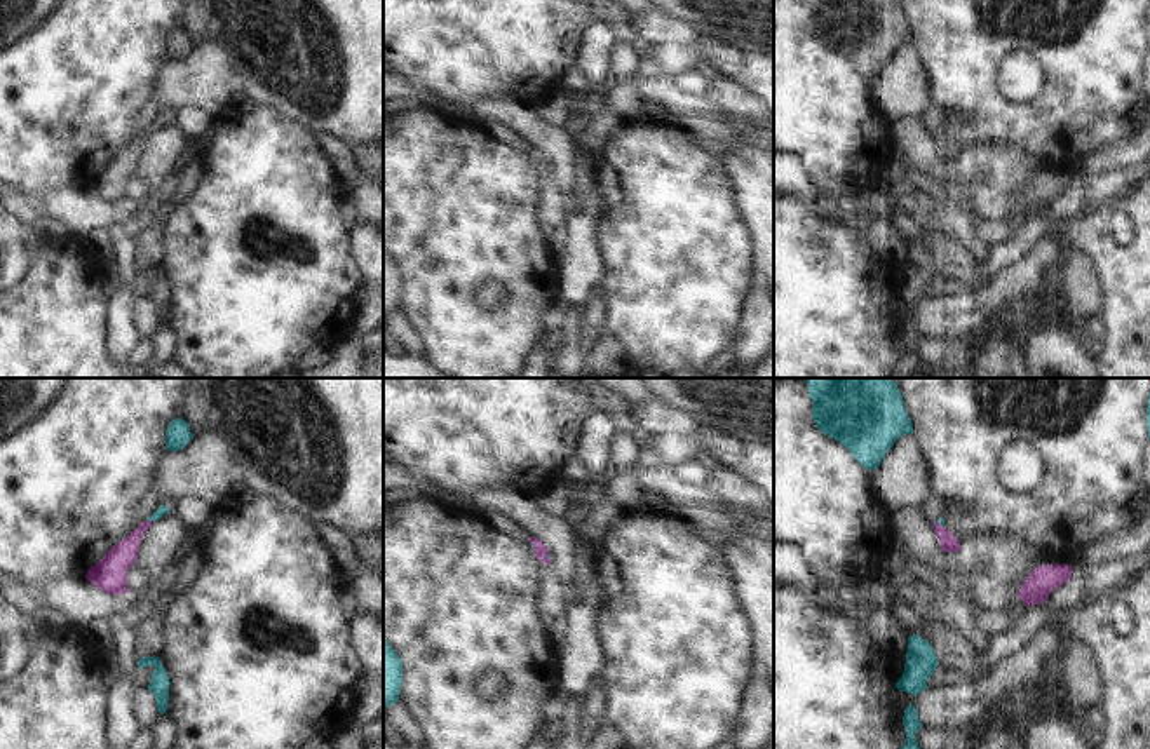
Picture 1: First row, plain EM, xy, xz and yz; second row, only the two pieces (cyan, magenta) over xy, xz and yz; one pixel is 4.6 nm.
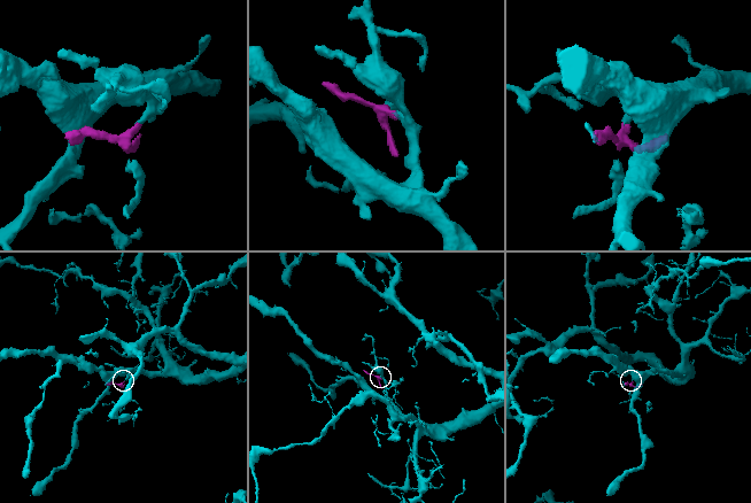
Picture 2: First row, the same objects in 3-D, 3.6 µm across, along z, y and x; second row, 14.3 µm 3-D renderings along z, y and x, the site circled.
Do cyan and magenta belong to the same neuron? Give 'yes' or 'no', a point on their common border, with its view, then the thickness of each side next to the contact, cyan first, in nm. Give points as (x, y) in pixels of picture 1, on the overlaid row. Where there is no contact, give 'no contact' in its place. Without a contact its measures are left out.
yes; contact yz (940, 525); calibres 30 and 80 nm

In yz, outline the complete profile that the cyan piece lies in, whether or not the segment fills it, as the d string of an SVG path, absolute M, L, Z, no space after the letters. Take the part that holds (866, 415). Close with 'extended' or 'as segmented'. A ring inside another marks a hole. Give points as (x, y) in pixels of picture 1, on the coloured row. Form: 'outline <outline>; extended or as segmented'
outline M807 378L815 427L843 444L864 469L878 469L894 442L913 434L903 395L894 378Z; as segmented

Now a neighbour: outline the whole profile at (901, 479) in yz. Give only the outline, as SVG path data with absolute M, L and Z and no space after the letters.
M913 434L901 435L878 469L869 470L869 486L889 514L927 502L927 465Z

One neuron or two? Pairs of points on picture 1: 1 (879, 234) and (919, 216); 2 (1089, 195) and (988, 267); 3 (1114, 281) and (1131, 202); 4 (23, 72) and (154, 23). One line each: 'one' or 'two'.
1: two
2: one
3: one
4: one

